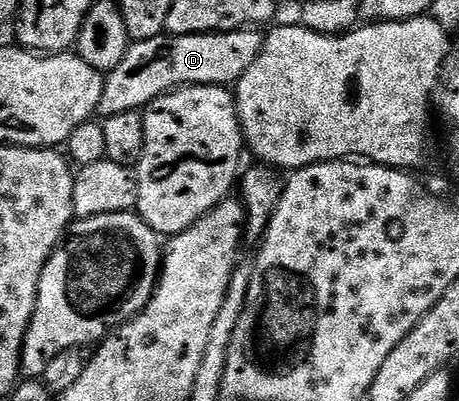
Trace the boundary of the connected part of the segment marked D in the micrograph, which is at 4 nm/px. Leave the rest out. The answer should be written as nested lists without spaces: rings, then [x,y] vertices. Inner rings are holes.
[[[247,27],[179,37],[163,35],[135,41],[118,66],[105,74],[98,113],[108,118],[133,109],[142,111],[156,98],[171,93],[173,89],[182,89],[185,85],[229,86],[236,83],[244,71],[256,63],[263,40],[263,34],[257,28]]]

